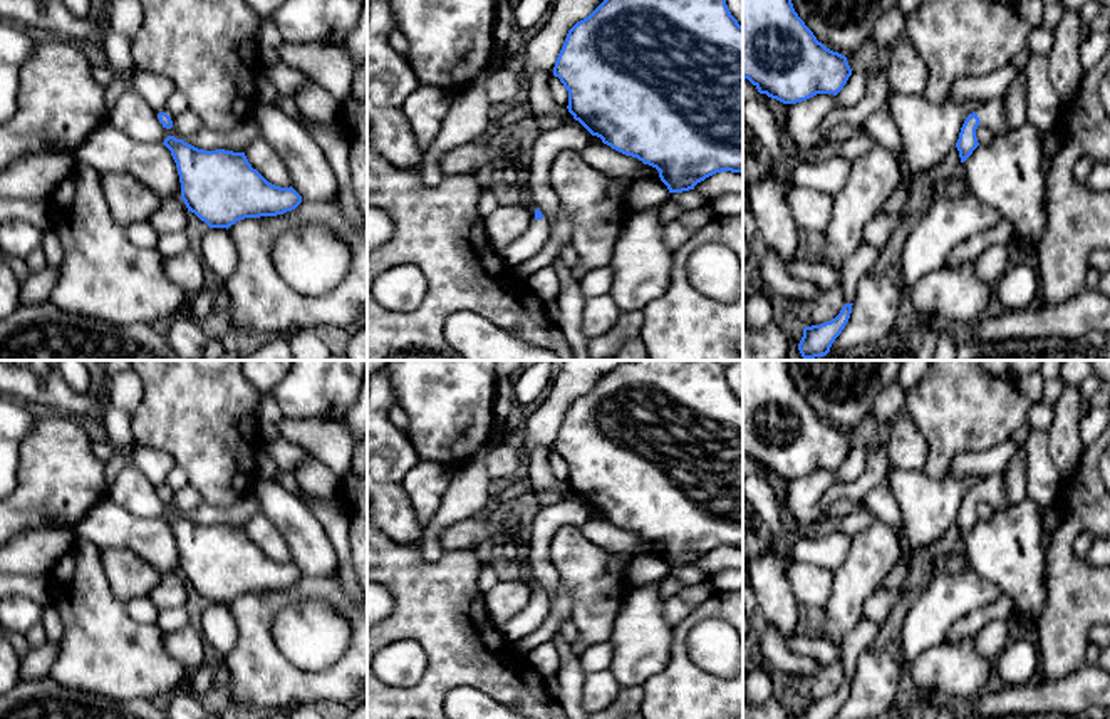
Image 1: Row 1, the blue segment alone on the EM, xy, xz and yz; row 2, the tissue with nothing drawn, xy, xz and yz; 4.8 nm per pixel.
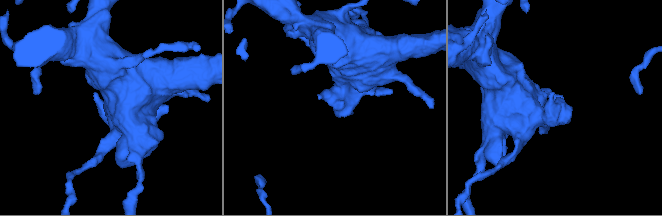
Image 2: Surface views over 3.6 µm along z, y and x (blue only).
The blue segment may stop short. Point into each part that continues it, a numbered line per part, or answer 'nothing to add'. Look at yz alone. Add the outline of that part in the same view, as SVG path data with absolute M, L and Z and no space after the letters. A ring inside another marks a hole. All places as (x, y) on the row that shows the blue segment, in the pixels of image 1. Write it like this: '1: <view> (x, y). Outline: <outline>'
1: yz (993, 113). Outline: M994 97L974 111L981 124L988 126L994 136L1008 132L1006 126L1006 99Z

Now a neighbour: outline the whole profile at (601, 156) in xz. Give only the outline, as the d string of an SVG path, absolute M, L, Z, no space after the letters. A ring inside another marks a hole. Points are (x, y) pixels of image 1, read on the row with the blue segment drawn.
M590 142L580 154L587 164L612 178L659 178L656 168L644 164L637 158L625 156L604 142Z

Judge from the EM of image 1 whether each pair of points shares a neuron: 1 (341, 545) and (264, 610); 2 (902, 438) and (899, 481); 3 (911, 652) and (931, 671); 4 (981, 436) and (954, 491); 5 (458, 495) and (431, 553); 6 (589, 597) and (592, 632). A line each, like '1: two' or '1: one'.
1: two
2: two
3: two
4: two
5: one
6: one

